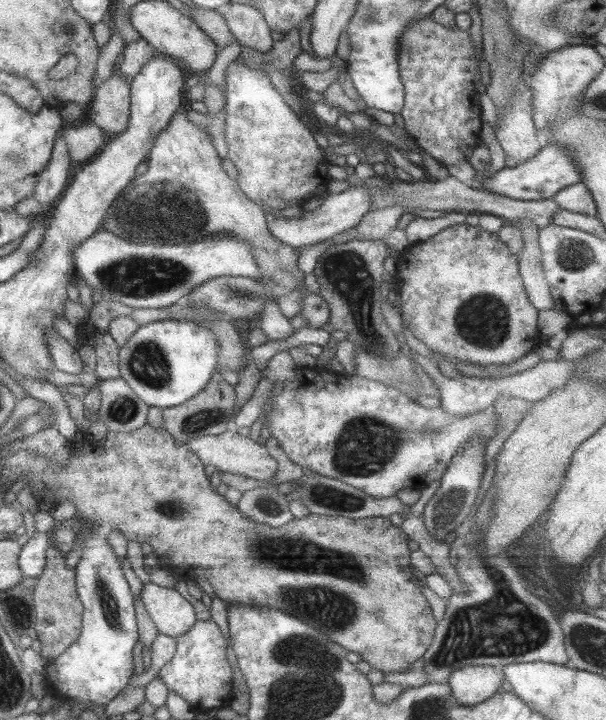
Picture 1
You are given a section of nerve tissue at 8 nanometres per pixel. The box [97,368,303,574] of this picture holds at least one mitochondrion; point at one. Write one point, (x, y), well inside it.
(121, 411)

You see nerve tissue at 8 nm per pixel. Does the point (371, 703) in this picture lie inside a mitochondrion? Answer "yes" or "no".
no

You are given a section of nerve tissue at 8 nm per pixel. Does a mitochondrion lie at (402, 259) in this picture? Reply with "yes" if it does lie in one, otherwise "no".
no

